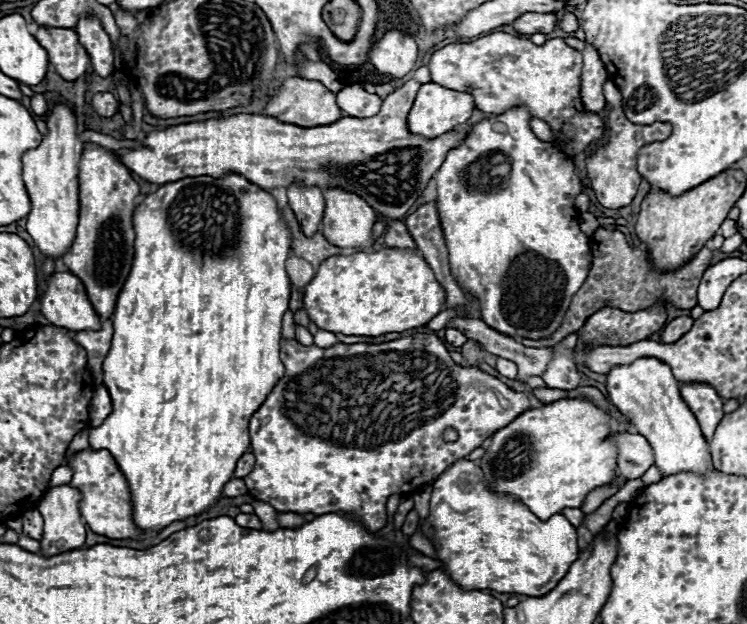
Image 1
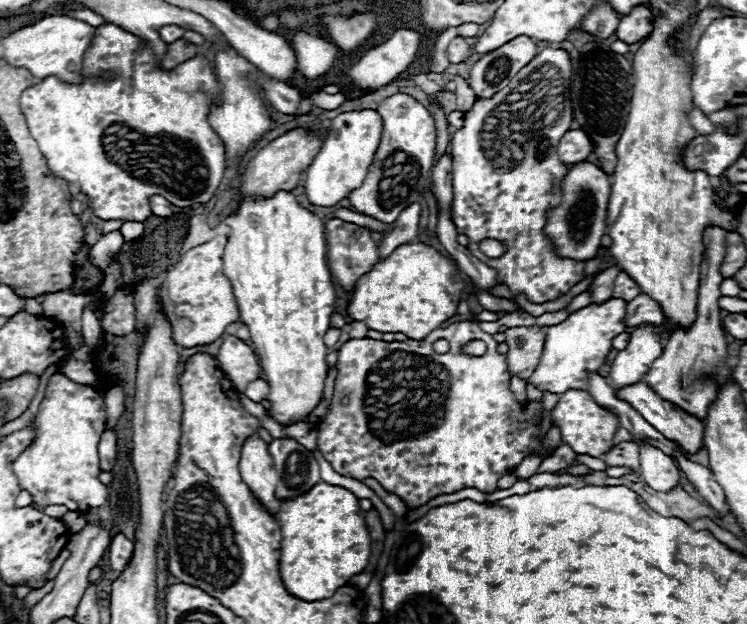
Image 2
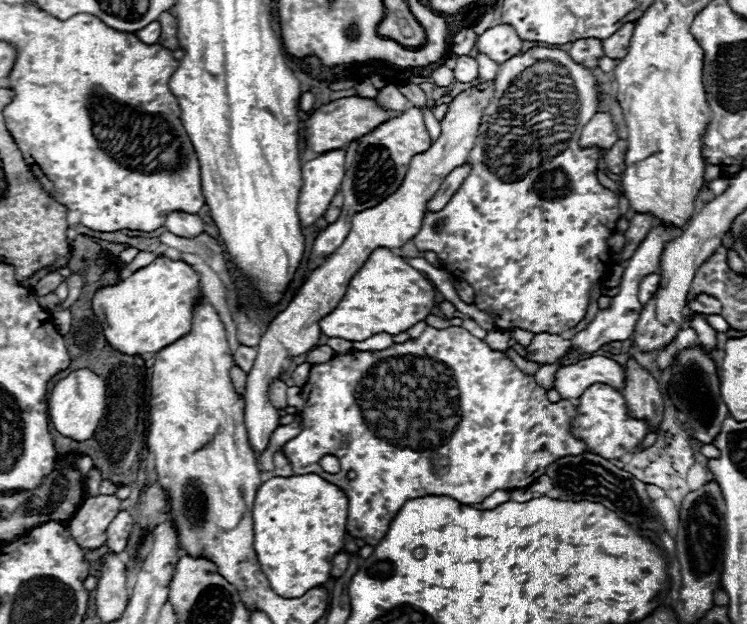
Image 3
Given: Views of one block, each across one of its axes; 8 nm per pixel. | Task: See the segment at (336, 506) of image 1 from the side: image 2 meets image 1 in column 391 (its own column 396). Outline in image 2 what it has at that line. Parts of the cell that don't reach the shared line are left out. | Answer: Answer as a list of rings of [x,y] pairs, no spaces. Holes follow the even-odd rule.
[[[476,320],[436,328],[424,340],[348,340],[338,350],[336,368],[338,374],[334,380],[330,410],[318,422],[318,450],[338,474],[360,482],[366,478],[378,480],[378,484],[386,492],[396,494],[408,506],[408,510],[416,510],[440,494],[452,494],[462,488],[494,492],[498,480],[512,474],[526,456],[544,456],[540,426],[534,424],[534,416],[542,412],[542,402],[520,404],[514,398],[514,392],[508,390],[508,360],[496,350],[492,334],[486,334]],[[438,338],[446,338],[450,342],[450,350],[446,354],[434,352],[432,344]],[[470,340],[484,340],[486,354],[464,354],[462,348]],[[342,396],[348,396],[346,406],[340,404]]]

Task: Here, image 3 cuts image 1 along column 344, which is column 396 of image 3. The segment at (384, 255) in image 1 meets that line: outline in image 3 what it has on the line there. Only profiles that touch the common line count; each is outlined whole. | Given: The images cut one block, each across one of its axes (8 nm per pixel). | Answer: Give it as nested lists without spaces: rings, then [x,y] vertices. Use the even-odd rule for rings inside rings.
[[[376,248],[366,264],[354,274],[344,298],[338,306],[320,320],[320,330],[330,338],[344,338],[352,342],[366,340],[378,332],[400,334],[430,316],[434,302],[434,284],[414,270],[406,260],[392,254],[388,248]]]

